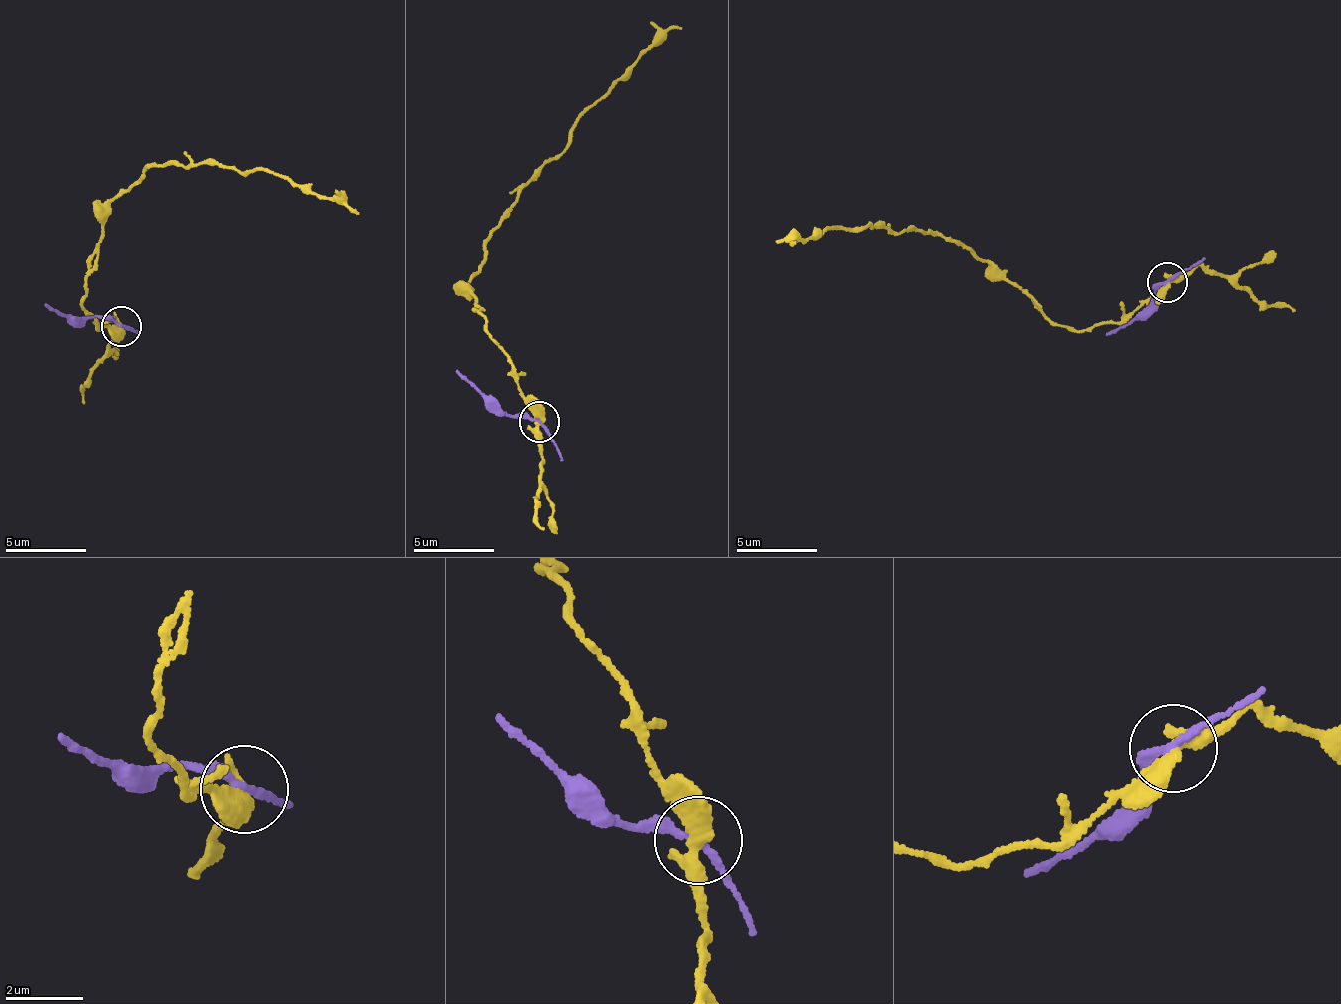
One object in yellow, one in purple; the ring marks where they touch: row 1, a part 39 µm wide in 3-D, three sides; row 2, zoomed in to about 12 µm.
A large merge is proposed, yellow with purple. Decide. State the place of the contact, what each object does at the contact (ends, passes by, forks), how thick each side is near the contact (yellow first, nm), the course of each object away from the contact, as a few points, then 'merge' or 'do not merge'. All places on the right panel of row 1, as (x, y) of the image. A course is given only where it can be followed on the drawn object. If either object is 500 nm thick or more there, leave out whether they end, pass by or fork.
place (1167, 282); yellow passes by; purple passes by; calibres 400 and 180 nm; course yellow (1168, 281), (1119, 320), (1076, 329), (1061, 327), (987, 263), (932, 233), (898, 231), (882, 222), (794, 241); course purple (1168, 281), (1106, 337); do not merge

